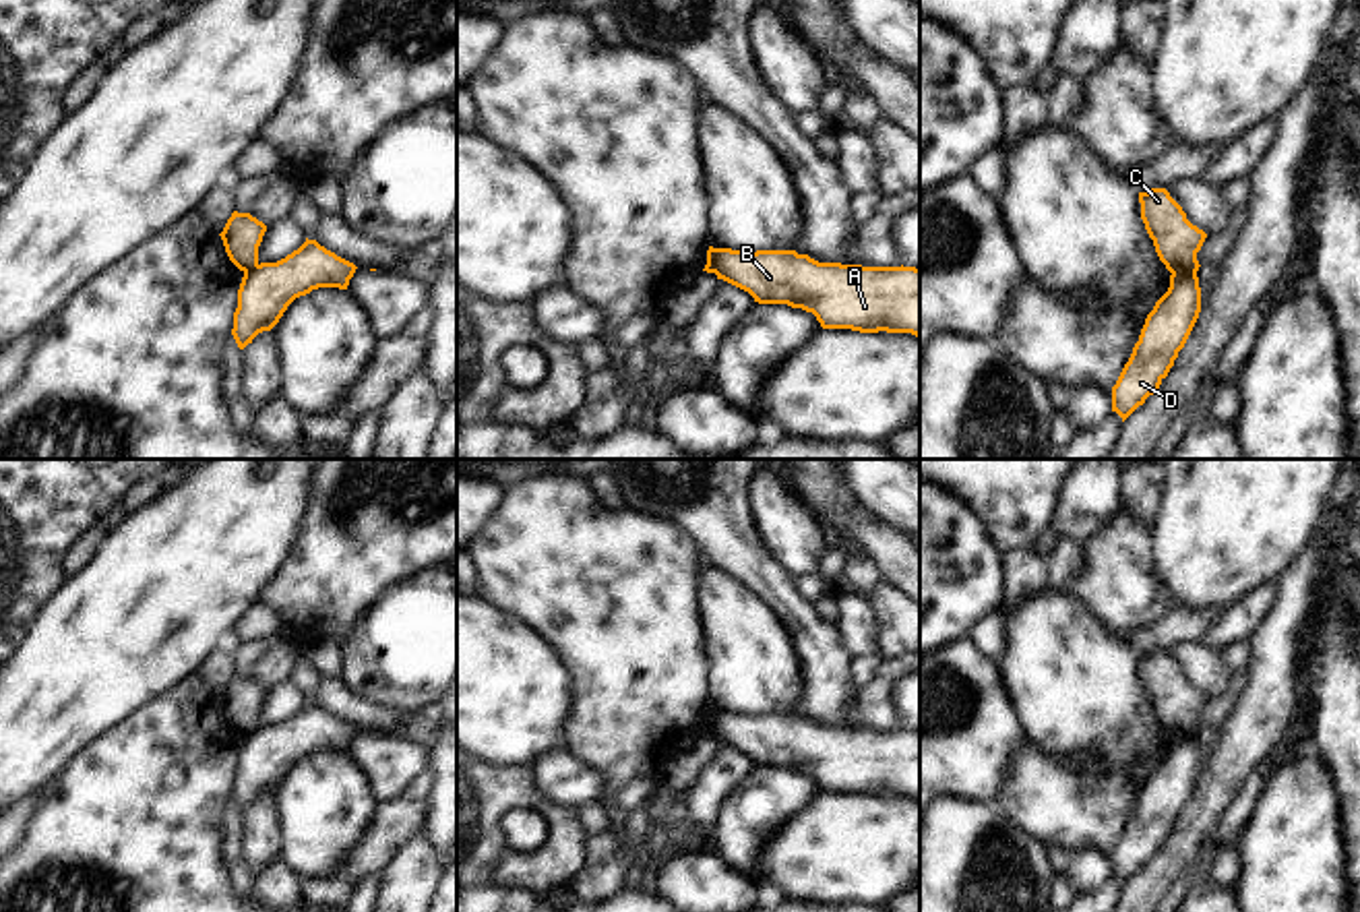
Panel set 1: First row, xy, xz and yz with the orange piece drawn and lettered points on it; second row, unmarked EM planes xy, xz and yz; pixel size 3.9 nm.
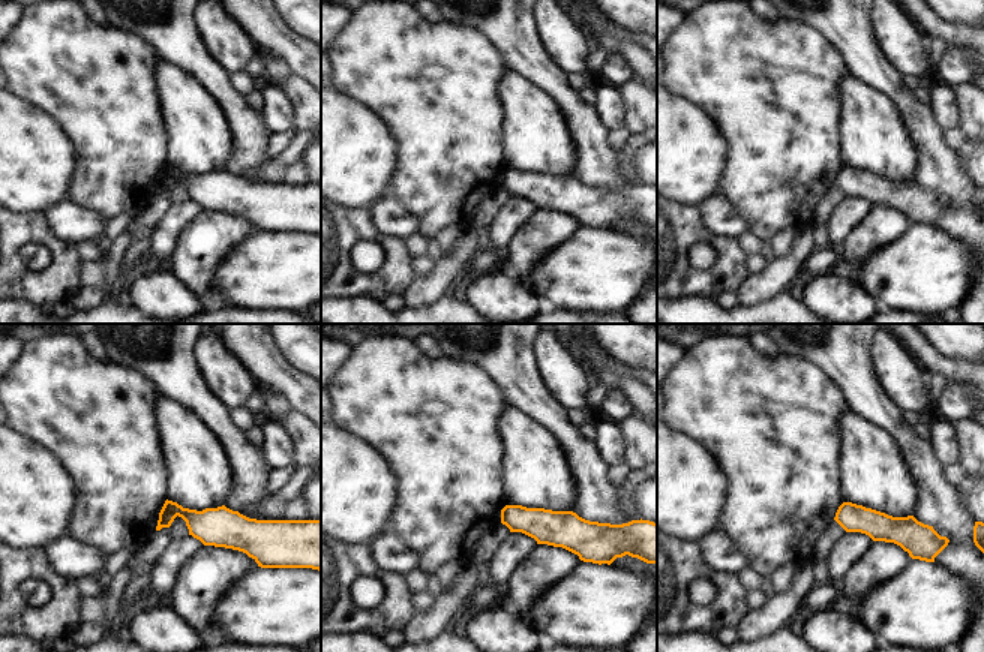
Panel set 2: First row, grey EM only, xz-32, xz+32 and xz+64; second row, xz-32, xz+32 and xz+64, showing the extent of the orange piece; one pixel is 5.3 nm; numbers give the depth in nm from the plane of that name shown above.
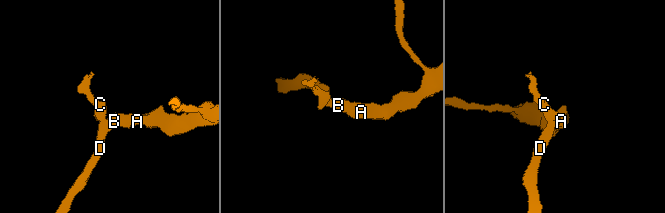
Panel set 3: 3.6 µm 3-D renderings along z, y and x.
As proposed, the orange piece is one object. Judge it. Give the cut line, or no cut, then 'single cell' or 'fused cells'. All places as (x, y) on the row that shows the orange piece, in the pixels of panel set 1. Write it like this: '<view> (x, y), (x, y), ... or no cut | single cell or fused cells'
yz (1195, 271), (1172, 274) | fused cells

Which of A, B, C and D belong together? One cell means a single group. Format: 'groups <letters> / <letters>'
groups A B D / C

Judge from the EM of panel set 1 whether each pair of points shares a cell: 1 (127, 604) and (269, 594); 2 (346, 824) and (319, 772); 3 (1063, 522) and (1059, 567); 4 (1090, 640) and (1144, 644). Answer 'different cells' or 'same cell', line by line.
1: different cells
2: same cell
3: different cells
4: different cells

